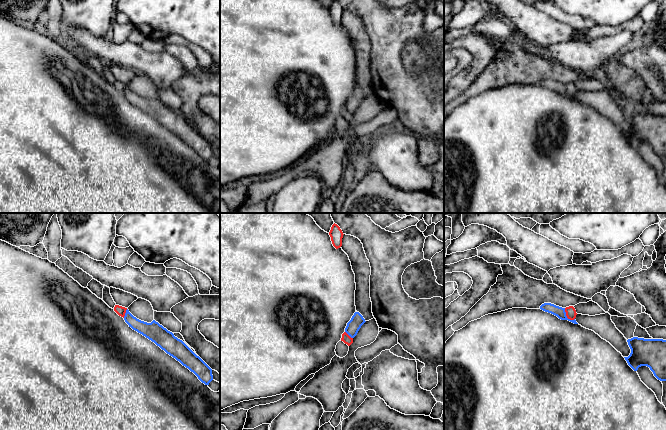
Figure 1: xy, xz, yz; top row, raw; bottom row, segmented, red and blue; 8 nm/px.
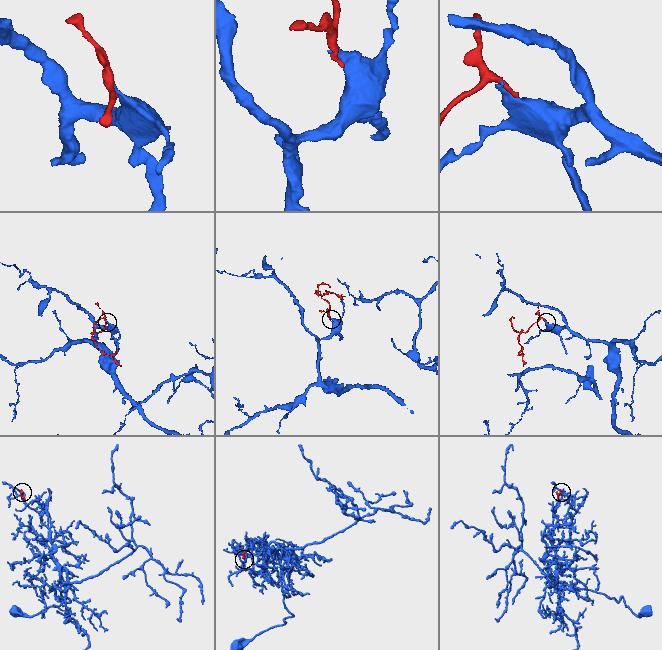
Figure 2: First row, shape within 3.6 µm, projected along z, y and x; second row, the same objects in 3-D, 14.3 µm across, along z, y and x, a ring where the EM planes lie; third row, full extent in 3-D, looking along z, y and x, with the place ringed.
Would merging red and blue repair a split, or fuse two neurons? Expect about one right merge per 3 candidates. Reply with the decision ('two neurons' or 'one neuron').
two neurons

